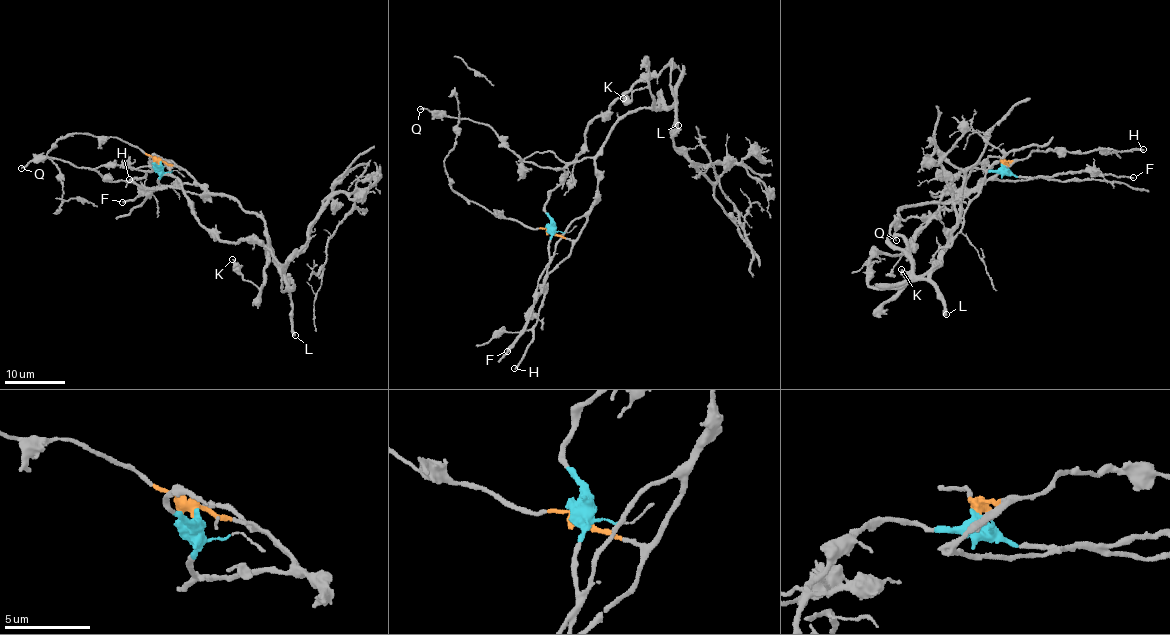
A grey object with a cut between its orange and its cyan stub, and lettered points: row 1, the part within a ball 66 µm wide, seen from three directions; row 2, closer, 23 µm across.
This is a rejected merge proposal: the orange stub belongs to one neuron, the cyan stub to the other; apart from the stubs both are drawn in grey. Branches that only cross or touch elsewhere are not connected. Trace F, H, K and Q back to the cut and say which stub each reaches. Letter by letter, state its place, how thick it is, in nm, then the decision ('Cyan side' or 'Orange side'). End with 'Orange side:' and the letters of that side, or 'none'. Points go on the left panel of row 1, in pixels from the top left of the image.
F: Place: (122, 202). Thickness 240 nm. Cyan side
H: Place: (129, 179). Thickness 280 nm. Orange side
K: Place: (232, 259). Thickness 260 nm. Orange side
Q: Place: (21, 168). Thickness 180 nm. Orange side
Orange side: H, K, Q

